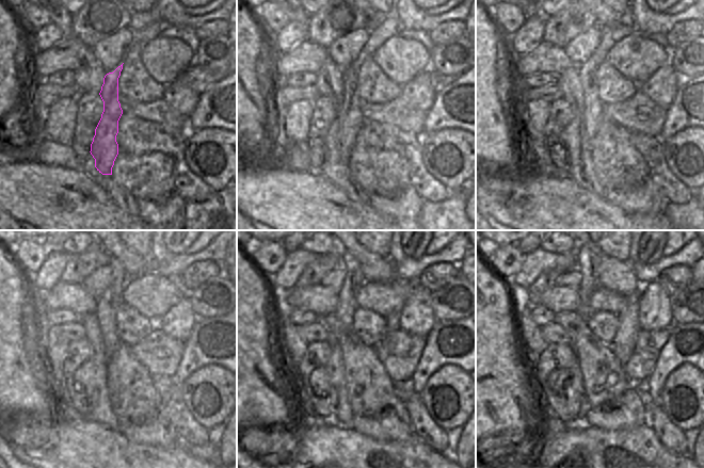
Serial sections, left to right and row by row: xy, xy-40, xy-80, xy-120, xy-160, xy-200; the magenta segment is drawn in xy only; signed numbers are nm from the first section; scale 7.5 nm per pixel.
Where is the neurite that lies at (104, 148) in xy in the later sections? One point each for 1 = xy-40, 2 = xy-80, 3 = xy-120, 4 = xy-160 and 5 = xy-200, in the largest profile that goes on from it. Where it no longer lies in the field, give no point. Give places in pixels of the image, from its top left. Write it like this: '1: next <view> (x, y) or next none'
1: next xy-40 (350, 116)
2: next xy-80 (592, 116)
3: next xy-120 (107, 304)
4: next xy-160 (353, 280)
5: next xy-200 (588, 257)

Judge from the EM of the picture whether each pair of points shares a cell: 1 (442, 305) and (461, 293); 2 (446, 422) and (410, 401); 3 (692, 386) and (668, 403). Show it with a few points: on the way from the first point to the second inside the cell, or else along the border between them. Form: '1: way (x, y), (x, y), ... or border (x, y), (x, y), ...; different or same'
1: way (446, 305), (457, 297); same
2: border (418, 394), (431, 419), (443, 430); different
3: way (686, 385), (674, 397); same

